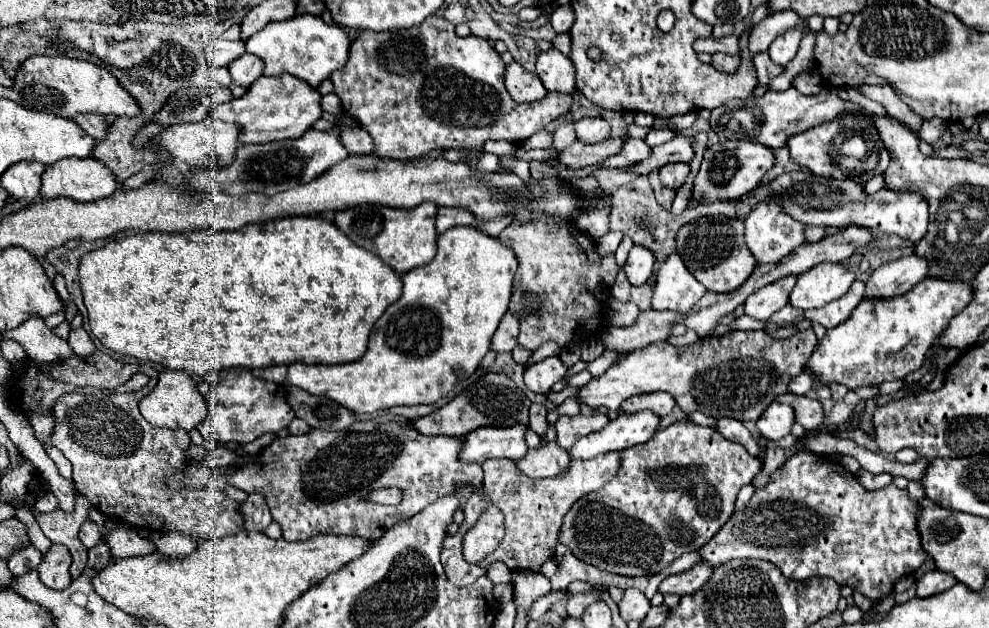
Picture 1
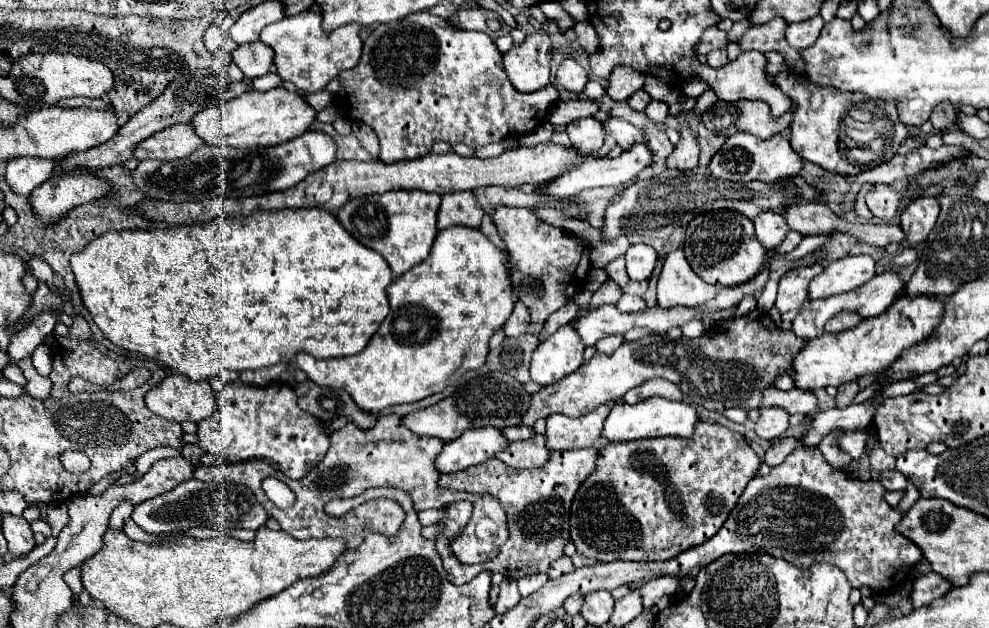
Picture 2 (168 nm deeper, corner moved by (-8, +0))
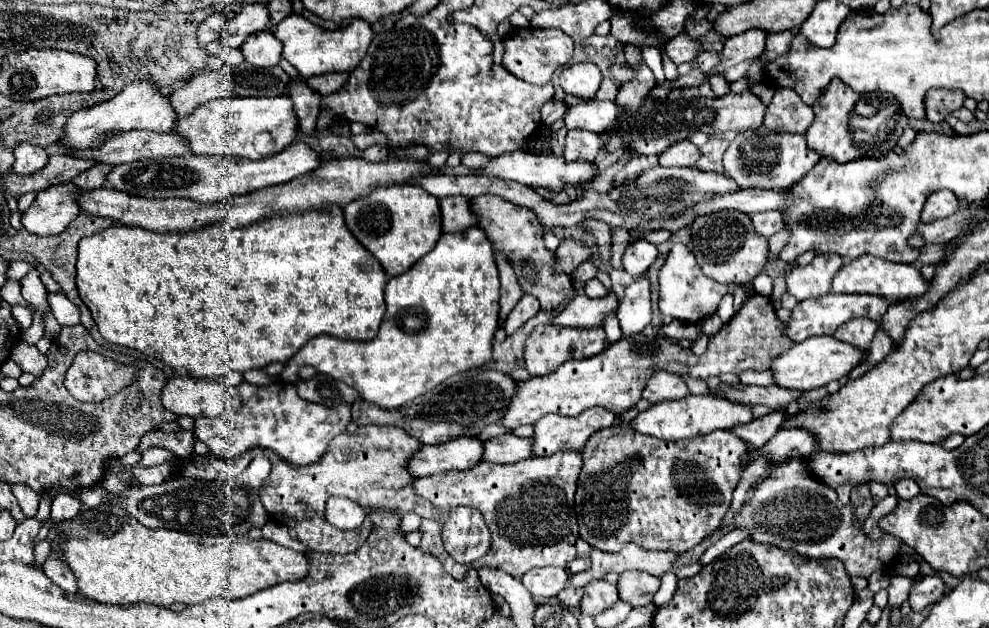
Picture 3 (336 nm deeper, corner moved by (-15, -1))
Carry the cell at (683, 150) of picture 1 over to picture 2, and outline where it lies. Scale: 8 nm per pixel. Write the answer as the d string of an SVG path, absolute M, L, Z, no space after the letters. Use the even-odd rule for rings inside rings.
M643 143L633 145L629 151L623 151L619 157L583 157L571 169L549 179L545 185L545 193L551 197L575 197L581 191L591 189L591 187L603 187L603 185L619 187L619 185L629 183L633 177L637 177L637 173L649 163L651 163L651 151Z

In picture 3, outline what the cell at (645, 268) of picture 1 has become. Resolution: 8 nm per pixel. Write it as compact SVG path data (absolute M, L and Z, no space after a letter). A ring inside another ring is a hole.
M640 240L640 242L634 242L634 244L628 246L622 264L624 264L624 270L628 274L638 278L638 276L644 276L650 270L650 266L656 262L656 258L658 258L656 246Z

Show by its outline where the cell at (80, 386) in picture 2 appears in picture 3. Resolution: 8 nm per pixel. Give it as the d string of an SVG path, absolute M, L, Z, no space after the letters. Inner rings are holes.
M80 352L66 372L66 390L82 402L100 402L136 380L136 366L128 366L96 352Z

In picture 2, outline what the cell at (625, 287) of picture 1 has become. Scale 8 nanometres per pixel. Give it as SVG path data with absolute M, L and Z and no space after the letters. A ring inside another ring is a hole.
M617 257L617 259L609 261L609 263L605 265L605 271L607 271L607 275L609 275L619 287L625 287L625 285L629 283L629 275L625 273L625 259L623 259L623 257Z

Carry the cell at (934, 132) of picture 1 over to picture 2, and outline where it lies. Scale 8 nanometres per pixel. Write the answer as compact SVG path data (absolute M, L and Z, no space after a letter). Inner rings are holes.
M939 103L939 105L933 109L929 121L931 121L931 125L933 125L935 129L949 129L953 123L957 123L955 107L953 107L951 103L943 103L943 105Z

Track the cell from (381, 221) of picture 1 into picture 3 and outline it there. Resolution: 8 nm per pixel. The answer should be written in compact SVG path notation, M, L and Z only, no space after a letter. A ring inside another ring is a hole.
M418 184L376 188L368 196L350 202L344 208L344 220L358 242L380 260L388 276L404 274L436 246L442 234L440 202Z

